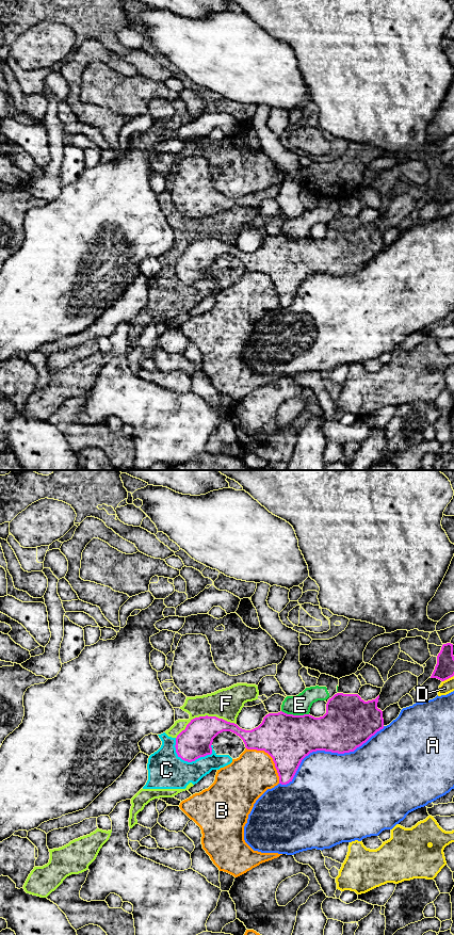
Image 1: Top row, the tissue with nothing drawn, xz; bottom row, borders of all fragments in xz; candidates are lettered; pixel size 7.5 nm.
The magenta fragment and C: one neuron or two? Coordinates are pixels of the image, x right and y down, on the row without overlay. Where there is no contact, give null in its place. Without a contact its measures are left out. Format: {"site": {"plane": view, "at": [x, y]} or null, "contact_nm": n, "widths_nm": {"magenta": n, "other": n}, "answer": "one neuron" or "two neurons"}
{"site": {"plane": "xz", "at": [187, 283]}, "contact_nm": 300, "widths_nm": {"magenta": 240, "other": 280}, "answer": "two neurons"}

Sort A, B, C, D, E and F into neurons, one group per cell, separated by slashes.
A / B E / C F / D

